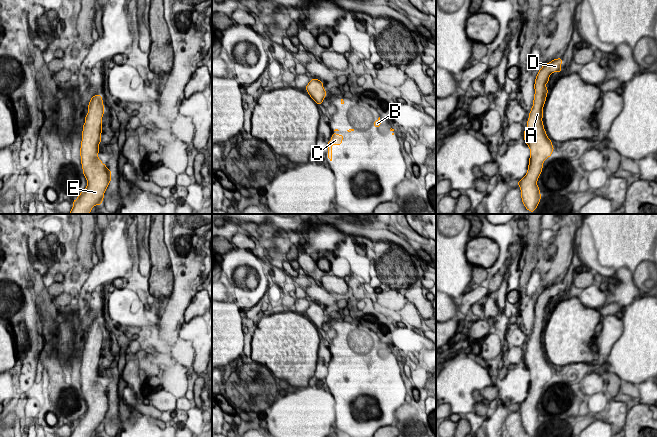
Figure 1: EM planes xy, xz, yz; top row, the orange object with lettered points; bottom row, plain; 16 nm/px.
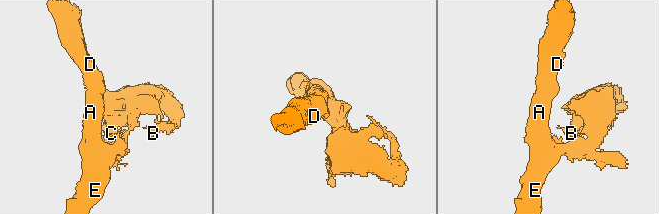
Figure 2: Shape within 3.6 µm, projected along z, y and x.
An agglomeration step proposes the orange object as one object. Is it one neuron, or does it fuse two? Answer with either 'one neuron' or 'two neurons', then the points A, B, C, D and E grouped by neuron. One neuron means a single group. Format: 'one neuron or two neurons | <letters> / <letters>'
one neuron | A B C D E

